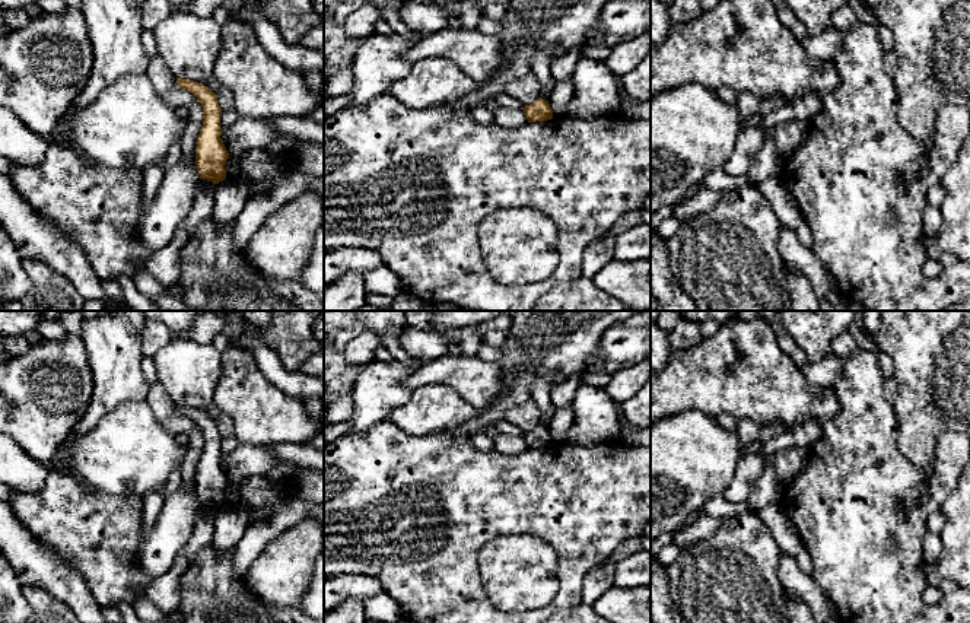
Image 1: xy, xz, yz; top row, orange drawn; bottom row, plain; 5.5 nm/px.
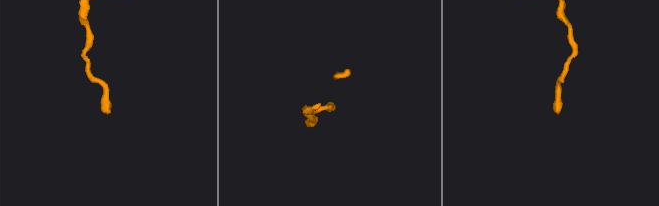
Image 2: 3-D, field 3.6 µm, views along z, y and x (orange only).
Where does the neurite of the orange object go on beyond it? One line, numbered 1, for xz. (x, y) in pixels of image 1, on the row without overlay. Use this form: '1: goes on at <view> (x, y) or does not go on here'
1: does not go on here

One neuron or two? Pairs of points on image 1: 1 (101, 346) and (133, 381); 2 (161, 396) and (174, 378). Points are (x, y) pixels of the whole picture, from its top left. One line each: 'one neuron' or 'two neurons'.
1: one neuron
2: two neurons

